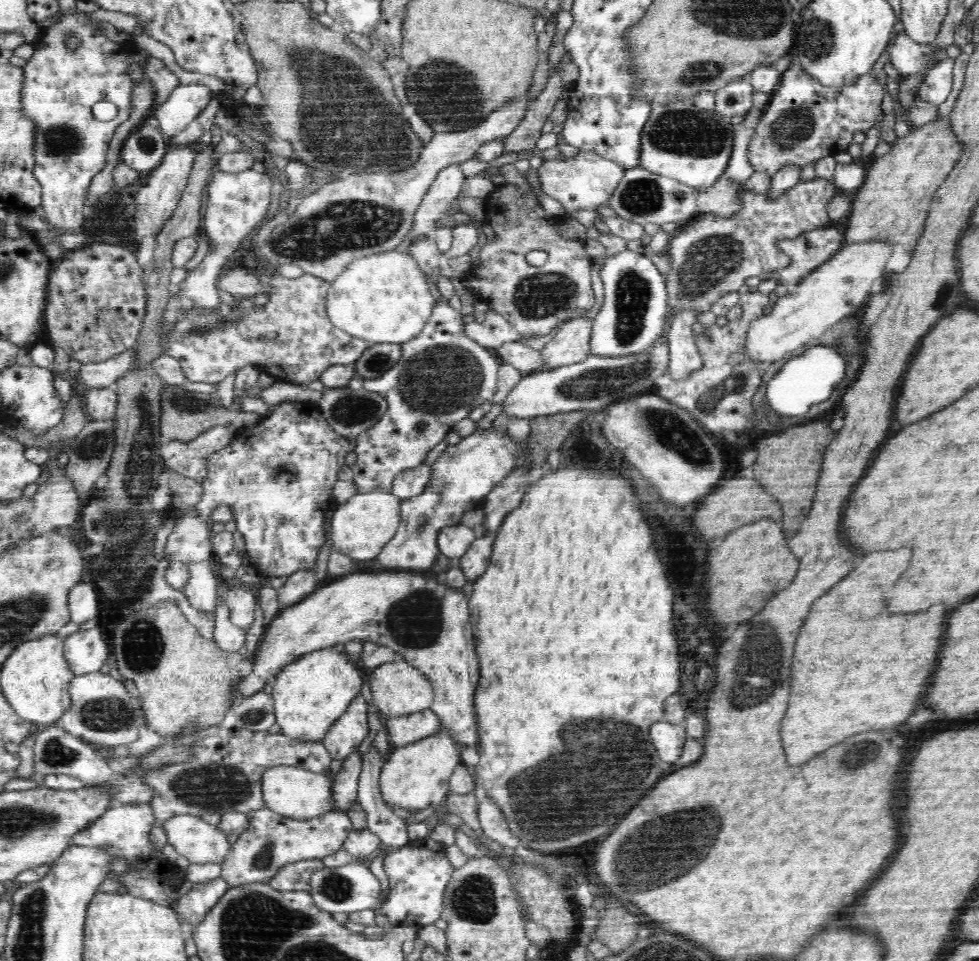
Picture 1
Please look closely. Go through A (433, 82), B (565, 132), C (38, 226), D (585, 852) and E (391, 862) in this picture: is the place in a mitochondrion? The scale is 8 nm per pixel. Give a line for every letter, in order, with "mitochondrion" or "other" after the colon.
A: mitochondrion
B: other
C: other
D: mitochondrion
E: other

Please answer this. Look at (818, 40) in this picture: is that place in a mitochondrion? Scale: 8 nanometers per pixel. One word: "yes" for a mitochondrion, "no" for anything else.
yes

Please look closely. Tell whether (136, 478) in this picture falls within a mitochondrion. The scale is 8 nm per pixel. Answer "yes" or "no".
yes

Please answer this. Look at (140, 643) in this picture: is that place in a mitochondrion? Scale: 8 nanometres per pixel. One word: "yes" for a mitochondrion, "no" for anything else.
yes

